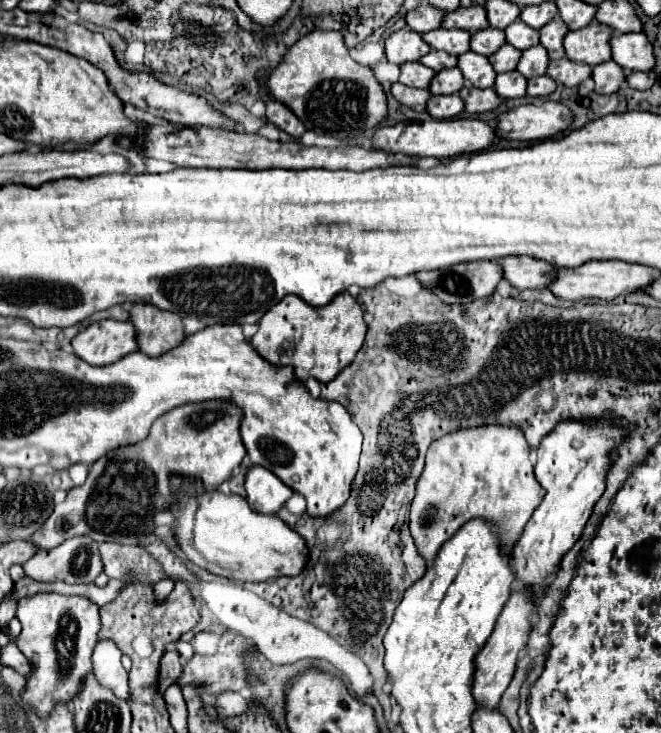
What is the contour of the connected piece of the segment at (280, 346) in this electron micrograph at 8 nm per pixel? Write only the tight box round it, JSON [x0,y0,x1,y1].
[250,292,368,382]

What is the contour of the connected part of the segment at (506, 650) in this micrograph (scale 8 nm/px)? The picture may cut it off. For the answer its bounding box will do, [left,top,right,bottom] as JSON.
[472,592,536,710]

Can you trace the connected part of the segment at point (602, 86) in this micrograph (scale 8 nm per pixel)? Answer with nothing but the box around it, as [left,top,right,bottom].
[592,60,626,94]

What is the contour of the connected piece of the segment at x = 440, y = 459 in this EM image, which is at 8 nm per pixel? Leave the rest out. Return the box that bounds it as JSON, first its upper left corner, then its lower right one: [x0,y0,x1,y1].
[410,426,544,564]

